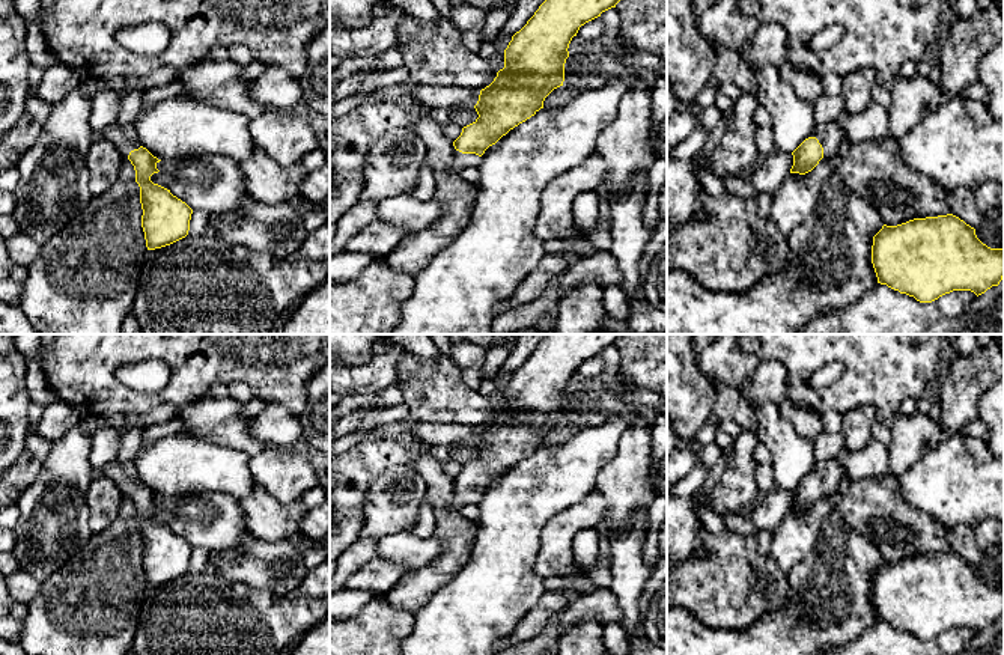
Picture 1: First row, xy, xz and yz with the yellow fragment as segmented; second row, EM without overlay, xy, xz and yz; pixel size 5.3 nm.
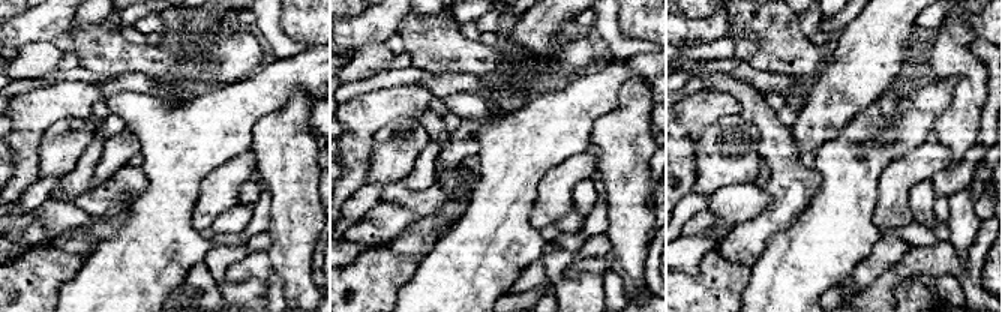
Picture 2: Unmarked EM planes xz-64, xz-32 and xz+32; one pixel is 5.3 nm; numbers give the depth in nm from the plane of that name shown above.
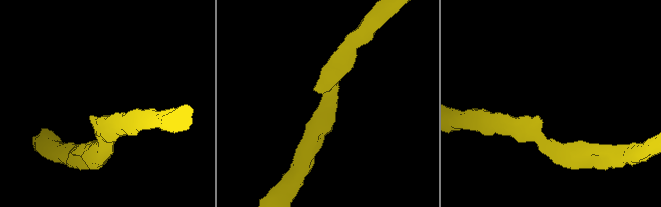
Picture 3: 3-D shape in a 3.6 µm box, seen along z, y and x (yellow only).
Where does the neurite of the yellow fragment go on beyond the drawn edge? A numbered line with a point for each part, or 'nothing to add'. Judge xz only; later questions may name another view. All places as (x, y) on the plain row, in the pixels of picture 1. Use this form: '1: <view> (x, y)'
1: xz (461, 499)

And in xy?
1: xy (125, 475)

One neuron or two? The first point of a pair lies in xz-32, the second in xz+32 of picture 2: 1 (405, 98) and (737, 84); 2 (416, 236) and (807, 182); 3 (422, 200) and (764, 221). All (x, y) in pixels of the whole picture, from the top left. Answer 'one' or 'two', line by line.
1: two
2: one
3: two

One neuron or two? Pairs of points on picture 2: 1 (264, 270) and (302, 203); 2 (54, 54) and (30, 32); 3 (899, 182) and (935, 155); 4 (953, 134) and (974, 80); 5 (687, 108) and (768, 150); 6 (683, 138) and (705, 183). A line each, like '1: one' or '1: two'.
1: two
2: two
3: one
4: one
5: two
6: two

